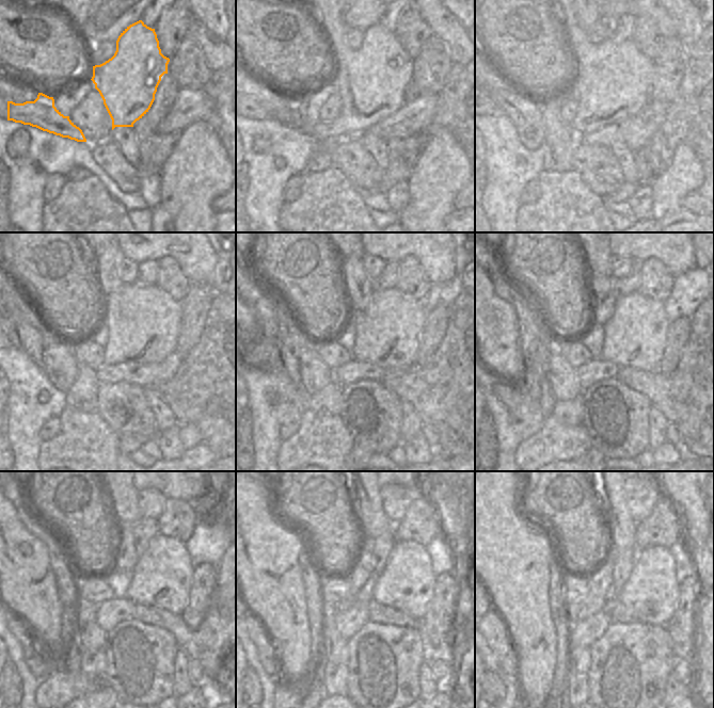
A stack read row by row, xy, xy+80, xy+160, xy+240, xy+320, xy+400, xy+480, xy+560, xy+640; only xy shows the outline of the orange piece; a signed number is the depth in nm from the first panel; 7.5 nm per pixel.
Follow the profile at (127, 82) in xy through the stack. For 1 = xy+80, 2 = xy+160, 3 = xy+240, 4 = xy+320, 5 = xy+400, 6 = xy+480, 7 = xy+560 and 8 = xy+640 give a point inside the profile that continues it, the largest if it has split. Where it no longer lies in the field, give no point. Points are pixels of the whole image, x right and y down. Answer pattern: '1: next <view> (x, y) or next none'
1: next xy+80 (370, 81)
2: next xy+160 (614, 79)
3: next xy+240 (142, 321)
4: next xy+320 (387, 333)
5: next xy+400 (635, 336)
6: next xy+480 (162, 577)
7: next xy+560 (407, 583)
8: next xy+640 (651, 593)

